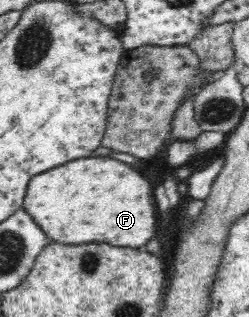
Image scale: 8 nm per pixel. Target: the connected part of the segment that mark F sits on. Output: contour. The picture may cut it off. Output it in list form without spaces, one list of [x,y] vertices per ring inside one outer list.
[[[110,156],[84,157],[32,177],[24,210],[60,243],[106,241],[118,247],[142,247],[156,235],[152,183],[128,163]]]

